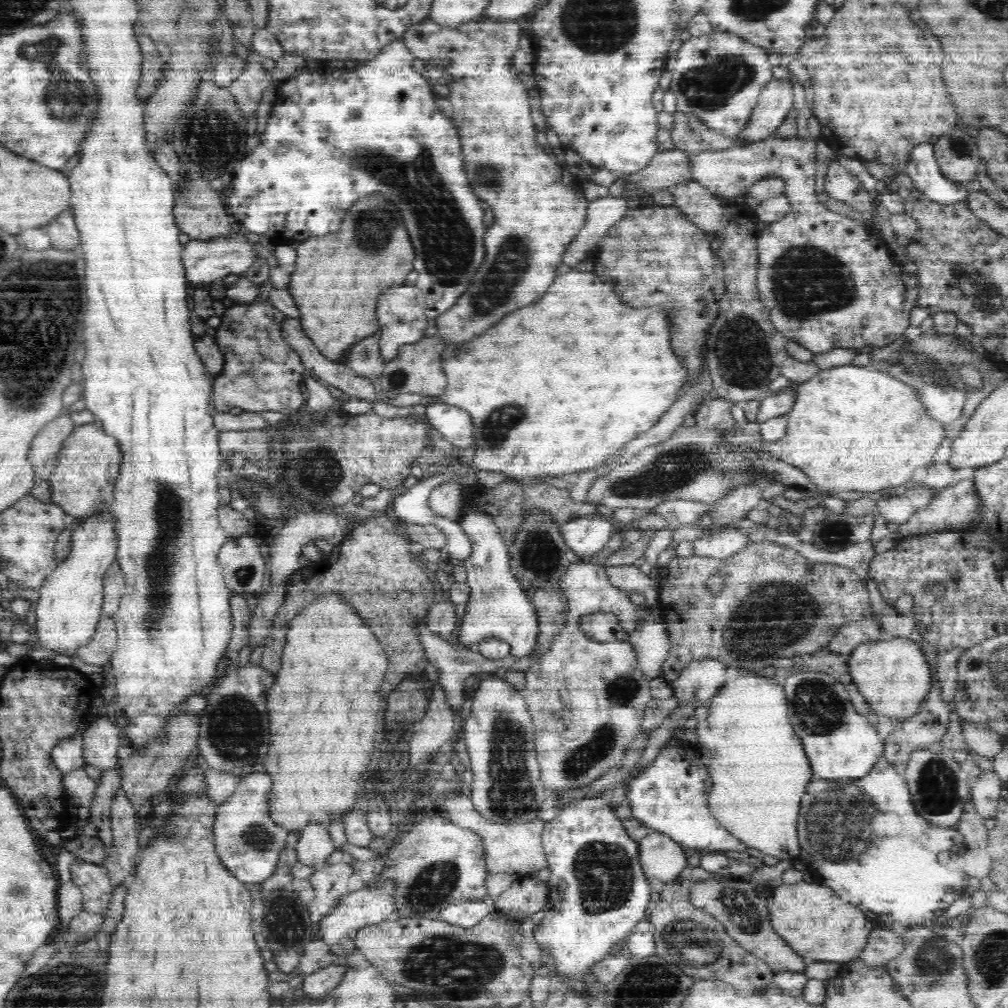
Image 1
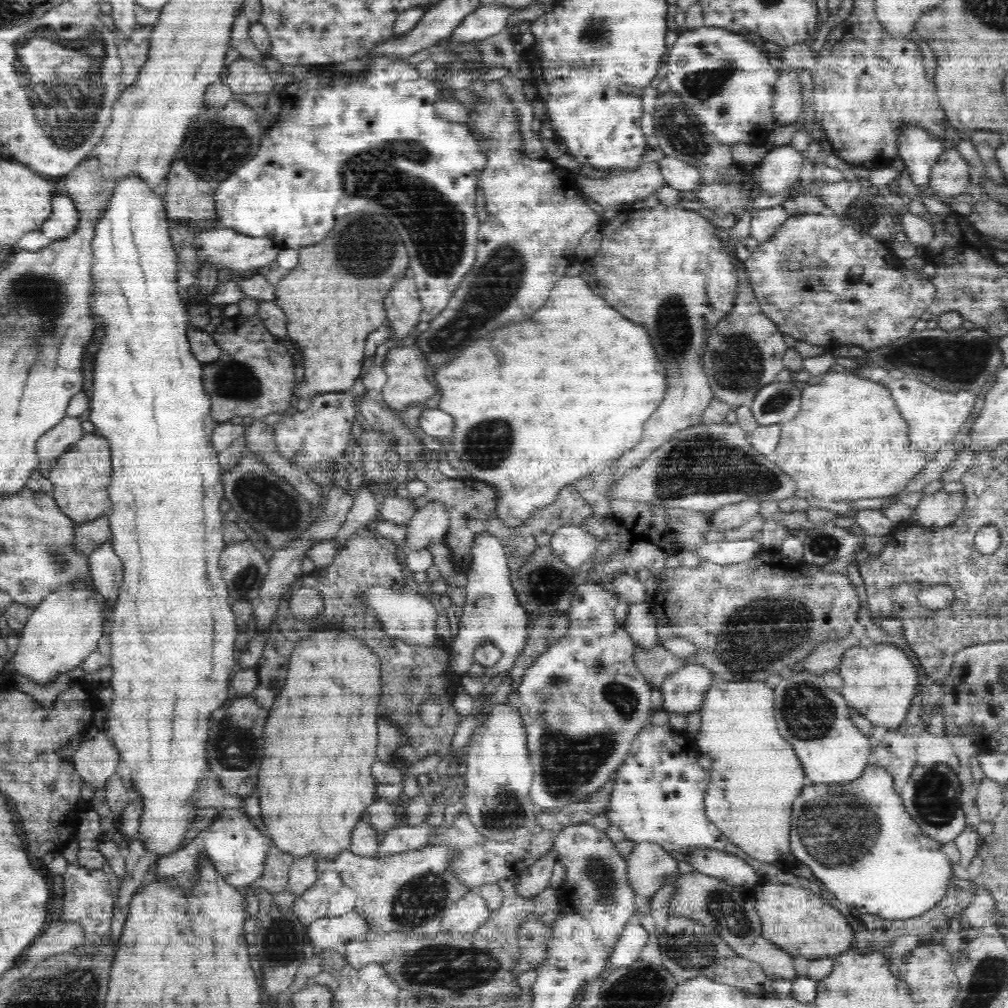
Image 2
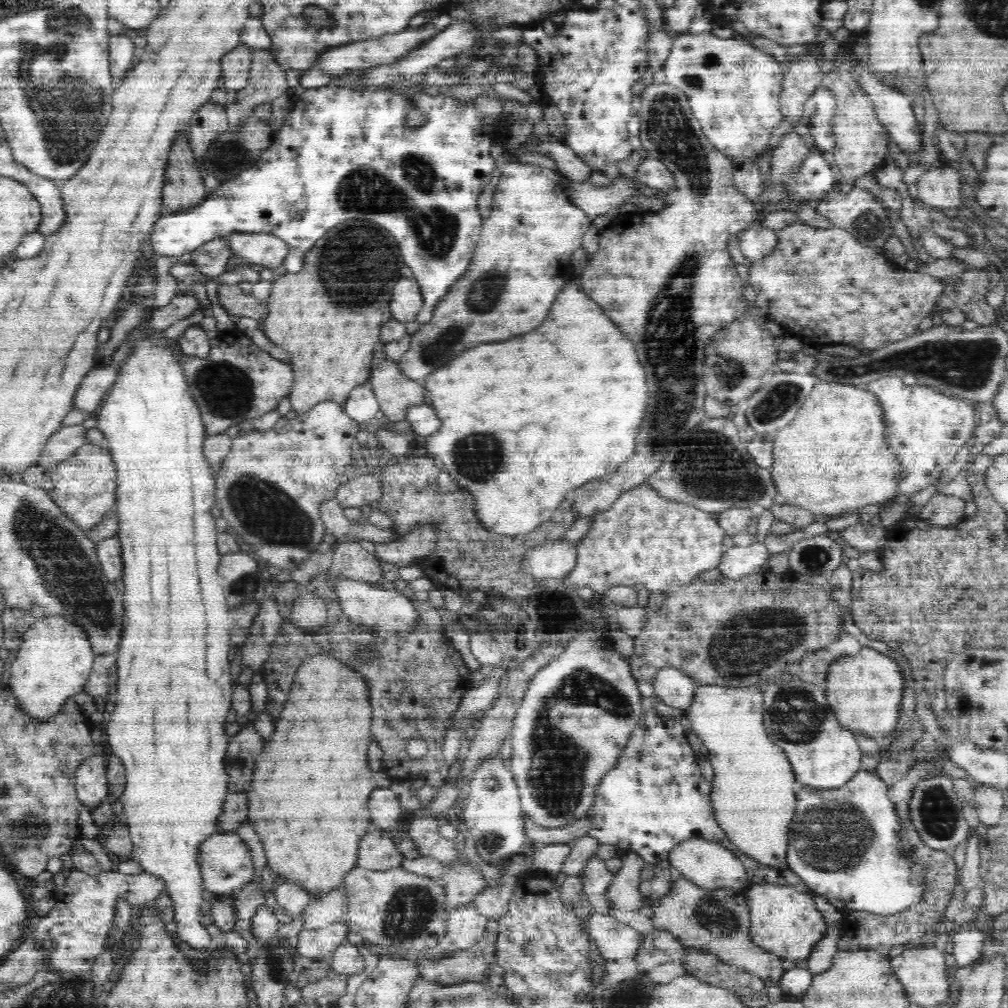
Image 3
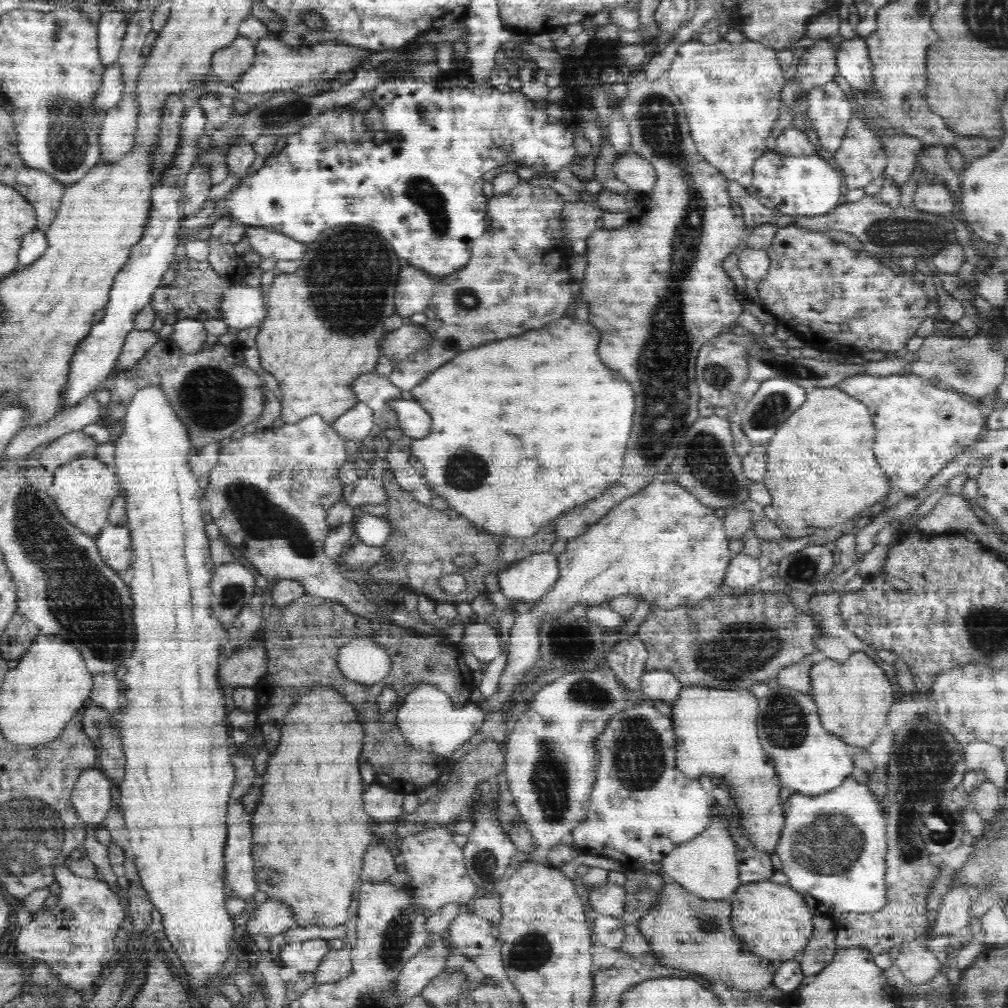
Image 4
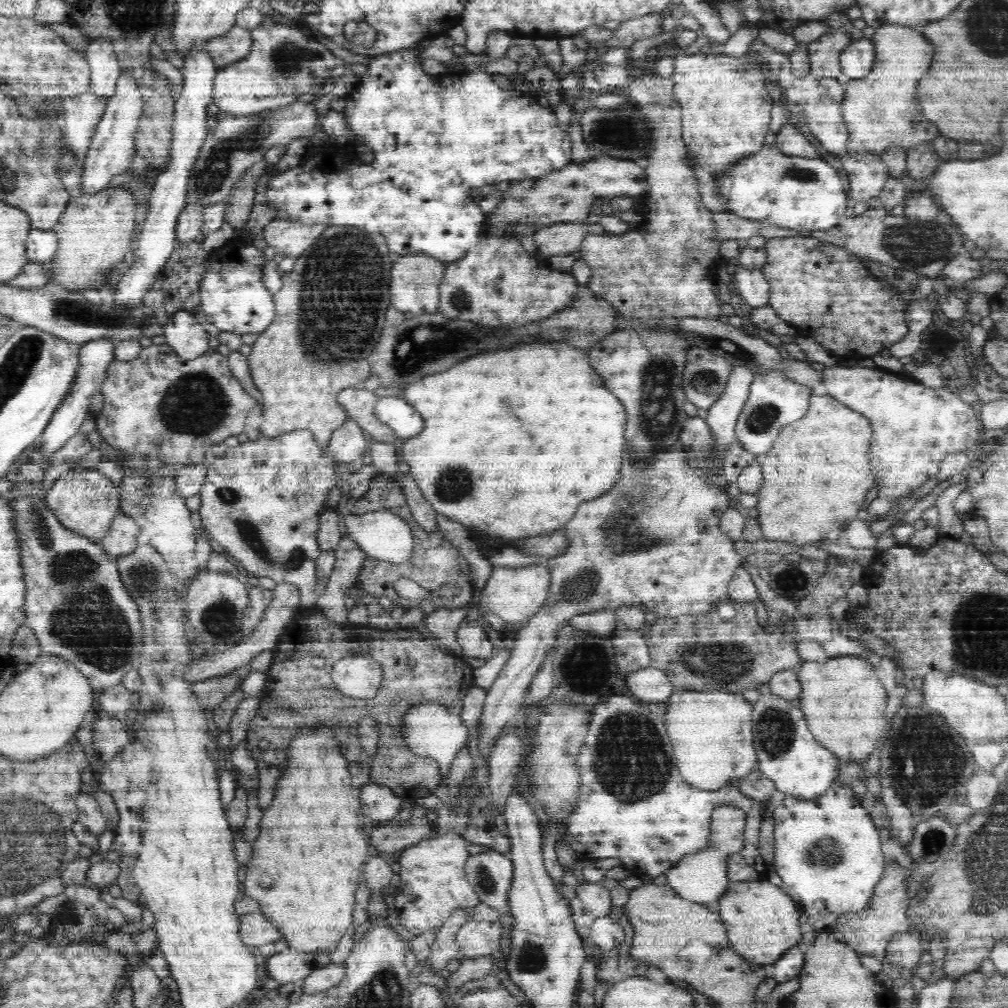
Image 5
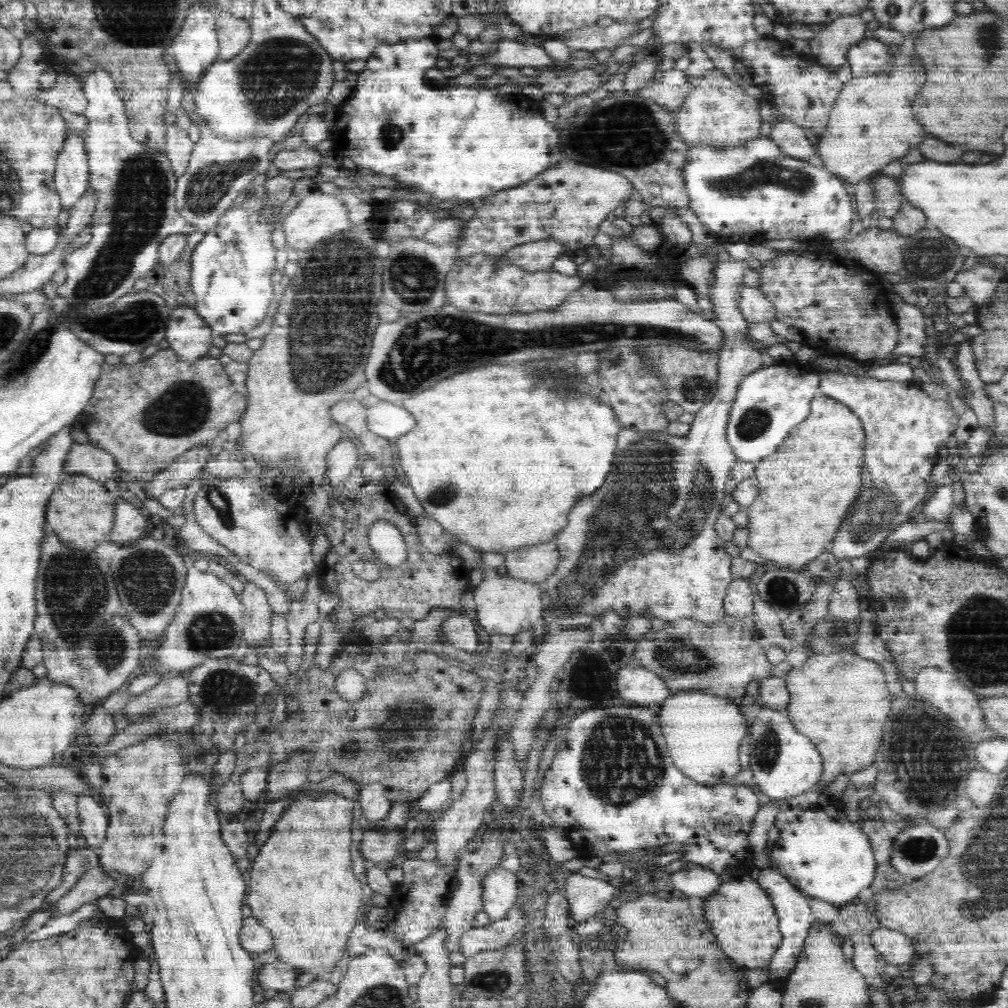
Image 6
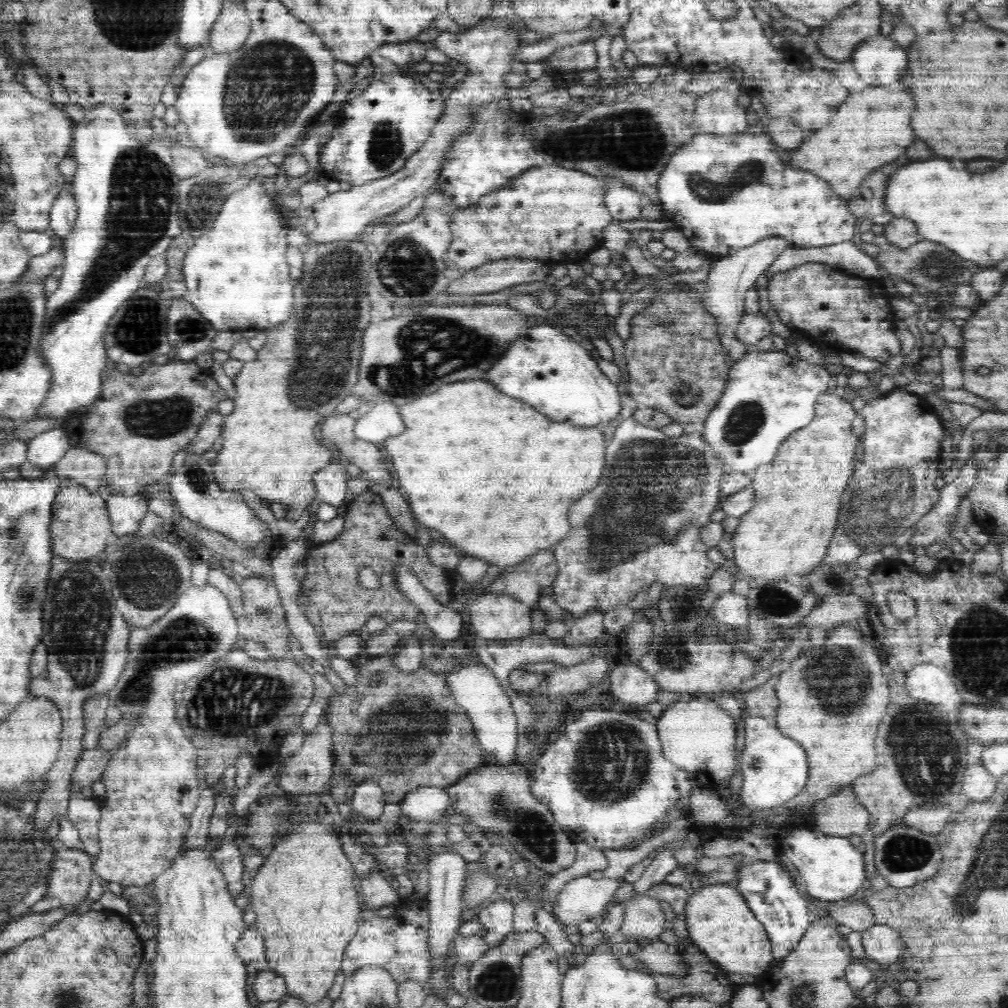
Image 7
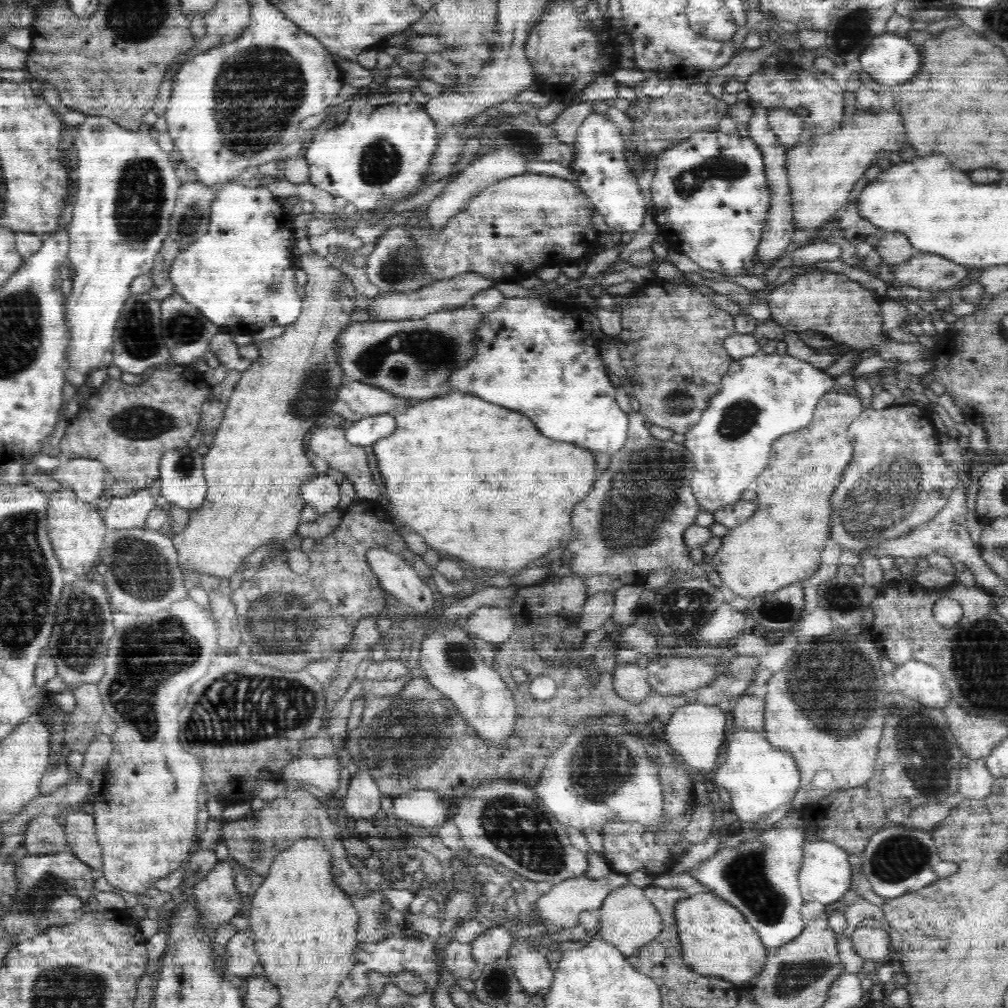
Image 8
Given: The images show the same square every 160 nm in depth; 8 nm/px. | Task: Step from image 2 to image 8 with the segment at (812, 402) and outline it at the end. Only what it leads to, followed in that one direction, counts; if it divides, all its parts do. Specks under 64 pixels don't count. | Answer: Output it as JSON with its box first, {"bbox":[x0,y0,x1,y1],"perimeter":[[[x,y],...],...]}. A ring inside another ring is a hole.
{"bbox":[711,390,863,600],"perimeter":[[[833,390],[818,401],[814,422],[810,426],[772,442],[772,458],[764,472],[758,474],[751,491],[757,503],[756,512],[746,522],[727,532],[721,538],[720,548],[711,557],[711,566],[718,572],[722,589],[729,597],[740,596],[751,600],[766,592],[780,590],[788,584],[809,579],[822,566],[820,553],[824,546],[828,546],[831,534],[831,506],[828,500],[832,490],[840,482],[848,460],[852,458],[852,444],[846,438],[846,432],[863,409],[861,397],[852,390]]]}

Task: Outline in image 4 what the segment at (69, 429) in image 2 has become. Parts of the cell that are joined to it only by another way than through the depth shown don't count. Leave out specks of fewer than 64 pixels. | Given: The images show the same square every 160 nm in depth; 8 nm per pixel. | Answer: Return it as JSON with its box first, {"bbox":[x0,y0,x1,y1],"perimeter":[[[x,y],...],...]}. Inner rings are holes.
{"bbox":[38,431,98,472],"perimeter":[[[82,431],[69,432],[60,436],[55,442],[39,450],[38,461],[40,467],[46,468],[48,472],[56,470],[72,460],[80,458],[88,448],[97,448],[98,442]]]}

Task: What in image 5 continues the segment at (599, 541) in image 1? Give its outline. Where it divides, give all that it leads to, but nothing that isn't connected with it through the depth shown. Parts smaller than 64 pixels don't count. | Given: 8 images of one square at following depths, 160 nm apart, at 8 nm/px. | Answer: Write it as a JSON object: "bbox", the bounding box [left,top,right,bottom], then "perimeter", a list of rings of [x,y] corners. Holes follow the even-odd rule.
{"bbox":[478,563,549,629],"perimeter":[[[542,563],[518,568],[493,566],[486,585],[480,591],[478,610],[481,615],[496,614],[510,629],[516,628],[544,606],[549,595],[549,586],[549,570]]]}

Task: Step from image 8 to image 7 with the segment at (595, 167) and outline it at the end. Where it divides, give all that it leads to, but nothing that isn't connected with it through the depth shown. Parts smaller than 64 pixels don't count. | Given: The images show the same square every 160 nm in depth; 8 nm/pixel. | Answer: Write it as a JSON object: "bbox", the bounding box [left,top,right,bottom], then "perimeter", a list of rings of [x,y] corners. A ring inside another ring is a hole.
{"bbox":[604,179,644,222],"perimeter":[[[609,179],[607,184],[608,192],[607,197],[604,198],[604,203],[607,204],[608,212],[616,222],[642,218],[640,211],[644,201],[638,192],[618,180],[613,182],[612,179]]]}

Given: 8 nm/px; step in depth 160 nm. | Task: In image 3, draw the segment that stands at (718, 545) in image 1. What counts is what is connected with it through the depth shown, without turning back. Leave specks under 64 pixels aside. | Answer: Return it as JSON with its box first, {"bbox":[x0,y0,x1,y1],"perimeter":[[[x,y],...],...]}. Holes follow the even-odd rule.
{"bbox":[719,543,769,578],"perimeter":[[[753,543],[746,547],[734,545],[726,548],[720,556],[719,570],[726,578],[746,578],[748,574],[756,574],[766,567],[769,550],[764,543]]]}

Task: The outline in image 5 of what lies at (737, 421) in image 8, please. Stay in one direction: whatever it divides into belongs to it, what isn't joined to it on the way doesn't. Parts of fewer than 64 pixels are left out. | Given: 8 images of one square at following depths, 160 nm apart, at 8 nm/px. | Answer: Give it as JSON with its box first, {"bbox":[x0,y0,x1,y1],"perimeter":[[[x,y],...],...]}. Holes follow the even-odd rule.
{"bbox":[735,371,813,456],"perimeter":[[[780,371],[757,374],[750,385],[748,400],[735,426],[735,435],[742,447],[755,456],[769,452],[780,430],[808,412],[812,395],[813,390],[808,385],[788,379]]]}

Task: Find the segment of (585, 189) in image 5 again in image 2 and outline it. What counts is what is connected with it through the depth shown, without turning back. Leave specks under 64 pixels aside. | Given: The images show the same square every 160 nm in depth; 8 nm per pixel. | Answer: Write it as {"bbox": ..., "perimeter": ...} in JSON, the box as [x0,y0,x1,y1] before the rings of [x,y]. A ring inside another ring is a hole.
{"bbox":[658,156,704,192],"perimeter":[[[666,156],[658,161],[658,167],[662,179],[670,188],[694,192],[704,186],[703,172],[691,163]]]}

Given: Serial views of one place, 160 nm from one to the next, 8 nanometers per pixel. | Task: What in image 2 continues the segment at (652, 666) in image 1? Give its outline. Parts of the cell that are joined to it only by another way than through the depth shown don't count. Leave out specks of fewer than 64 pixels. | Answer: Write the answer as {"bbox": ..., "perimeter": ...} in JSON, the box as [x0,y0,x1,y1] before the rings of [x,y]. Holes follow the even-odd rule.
{"bbox":[625,599,659,650],"perimeter":[[[648,599],[642,603],[631,603],[625,623],[628,633],[642,650],[654,649],[659,643],[655,616],[651,613]]]}

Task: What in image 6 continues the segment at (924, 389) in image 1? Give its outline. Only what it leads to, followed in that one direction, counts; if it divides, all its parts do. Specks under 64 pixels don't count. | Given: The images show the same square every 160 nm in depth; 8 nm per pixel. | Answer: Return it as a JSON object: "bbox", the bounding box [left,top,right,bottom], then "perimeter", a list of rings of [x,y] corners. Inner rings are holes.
{"bbox":[820,371,958,560],"perimeter":[[[822,371],[820,390],[852,408],[860,416],[866,432],[864,464],[868,469],[863,467],[861,470],[863,488],[829,547],[829,554],[835,560],[850,560],[873,552],[891,530],[910,521],[910,512],[916,506],[921,507],[930,496],[928,478],[943,456],[938,454],[938,448],[942,448],[944,440],[954,434],[958,416],[946,401],[934,400],[916,385],[902,381],[870,380],[870,377]]]}

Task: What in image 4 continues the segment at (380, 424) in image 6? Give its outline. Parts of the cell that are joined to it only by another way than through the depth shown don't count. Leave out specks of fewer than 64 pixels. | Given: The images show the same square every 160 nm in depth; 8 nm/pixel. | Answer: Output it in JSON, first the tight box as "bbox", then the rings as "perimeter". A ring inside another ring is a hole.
{"bbox":[387,399,431,438],"perimeter":[[[392,399],[387,405],[397,414],[404,438],[424,438],[431,431],[431,416],[414,399]]]}

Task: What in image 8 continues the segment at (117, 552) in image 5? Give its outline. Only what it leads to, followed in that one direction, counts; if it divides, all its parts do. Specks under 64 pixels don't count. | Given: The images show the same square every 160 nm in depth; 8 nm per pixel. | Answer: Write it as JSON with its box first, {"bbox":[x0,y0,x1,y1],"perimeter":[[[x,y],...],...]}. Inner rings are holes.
{"bbox":[102,488,158,529],"perimeter":[[[147,488],[128,496],[111,497],[108,501],[110,505],[102,511],[102,517],[105,526],[114,529],[142,528],[149,512],[158,507]]]}

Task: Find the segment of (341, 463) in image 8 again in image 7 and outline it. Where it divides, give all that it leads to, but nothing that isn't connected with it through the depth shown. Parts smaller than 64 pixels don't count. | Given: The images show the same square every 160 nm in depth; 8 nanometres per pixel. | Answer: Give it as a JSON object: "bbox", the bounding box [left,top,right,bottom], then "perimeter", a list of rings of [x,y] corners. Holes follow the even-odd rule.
{"bbox":[319,414,392,486],"perimeter":[[[331,414],[320,425],[319,432],[321,433],[322,441],[328,441],[334,449],[338,449],[338,453],[345,461],[355,464],[361,470],[361,476],[374,484],[381,484],[384,486],[391,486],[392,472],[388,471],[388,464],[384,460],[386,458],[382,455],[382,450],[376,447],[375,443],[369,441],[362,441],[356,439],[355,436],[355,422],[350,415]]]}

